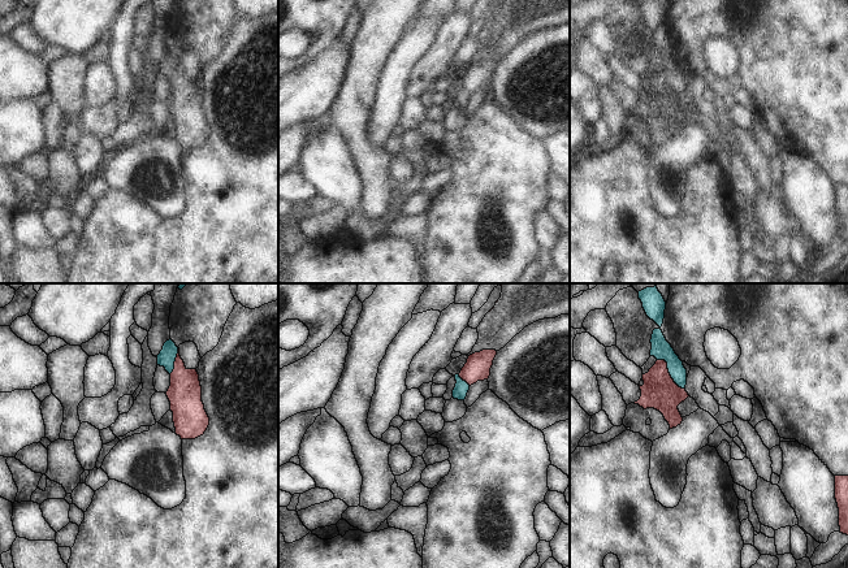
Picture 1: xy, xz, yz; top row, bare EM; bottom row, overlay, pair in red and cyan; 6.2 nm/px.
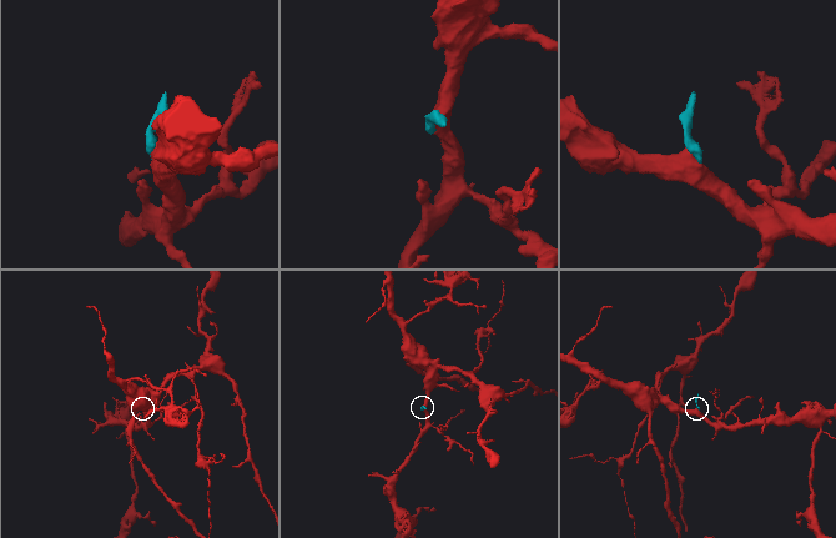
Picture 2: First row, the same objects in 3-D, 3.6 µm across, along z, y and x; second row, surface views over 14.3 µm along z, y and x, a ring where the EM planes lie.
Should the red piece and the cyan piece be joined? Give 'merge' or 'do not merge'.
do not merge

